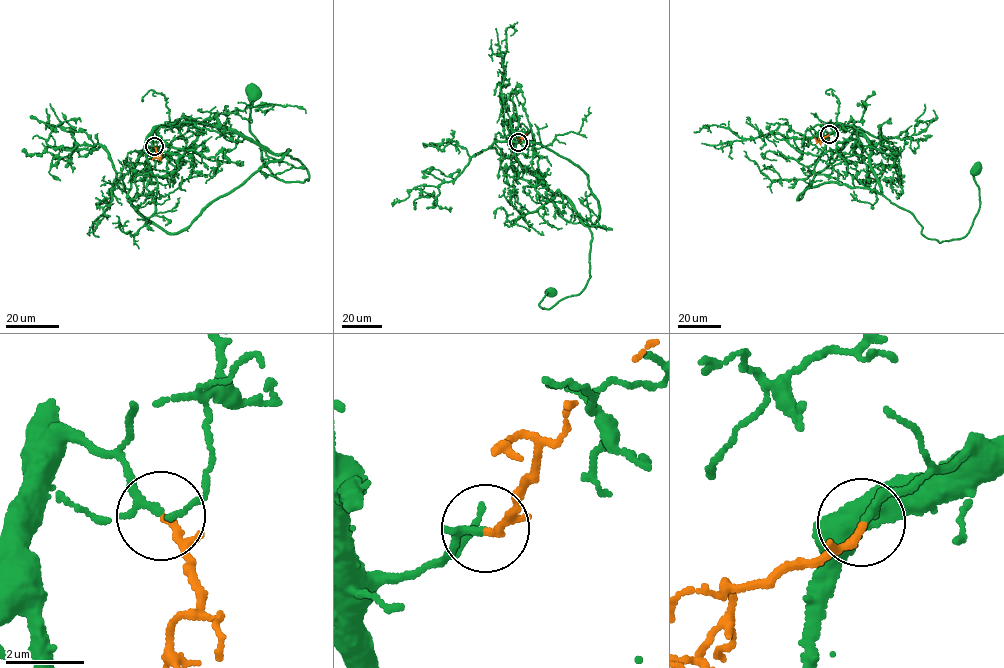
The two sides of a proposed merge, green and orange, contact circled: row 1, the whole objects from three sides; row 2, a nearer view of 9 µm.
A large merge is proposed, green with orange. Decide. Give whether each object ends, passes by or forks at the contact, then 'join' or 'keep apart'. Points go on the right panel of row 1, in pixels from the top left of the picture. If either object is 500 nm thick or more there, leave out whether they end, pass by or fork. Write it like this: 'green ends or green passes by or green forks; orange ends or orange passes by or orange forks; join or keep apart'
green ends; orange ends; join

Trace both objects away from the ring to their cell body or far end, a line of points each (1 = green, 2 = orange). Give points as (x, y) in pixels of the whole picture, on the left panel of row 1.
1: (154, 146), (155, 127), (195, 121), (298, 158), (309, 179), (281, 180), (264, 161), (253, 92)
2: (154, 146), (156, 158), (160, 158), (162, 154)

